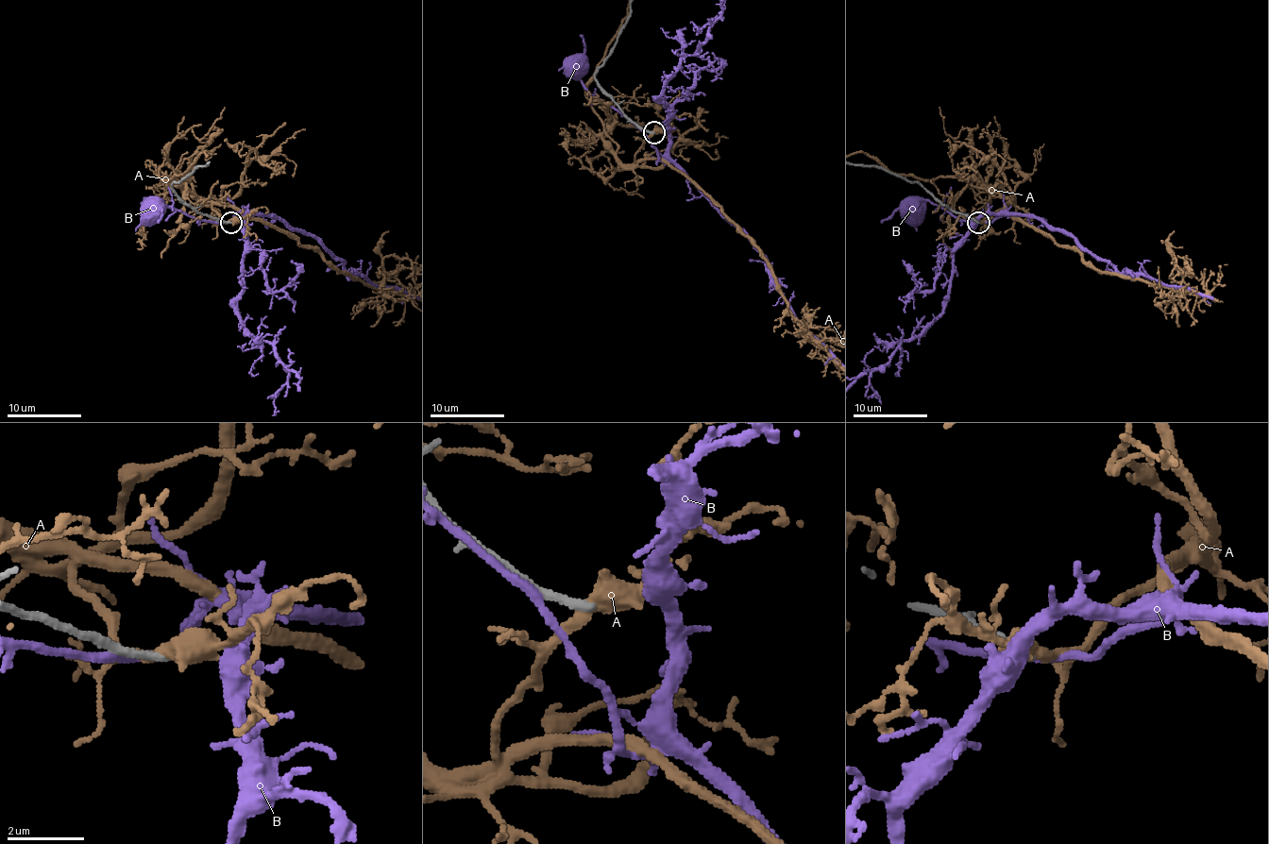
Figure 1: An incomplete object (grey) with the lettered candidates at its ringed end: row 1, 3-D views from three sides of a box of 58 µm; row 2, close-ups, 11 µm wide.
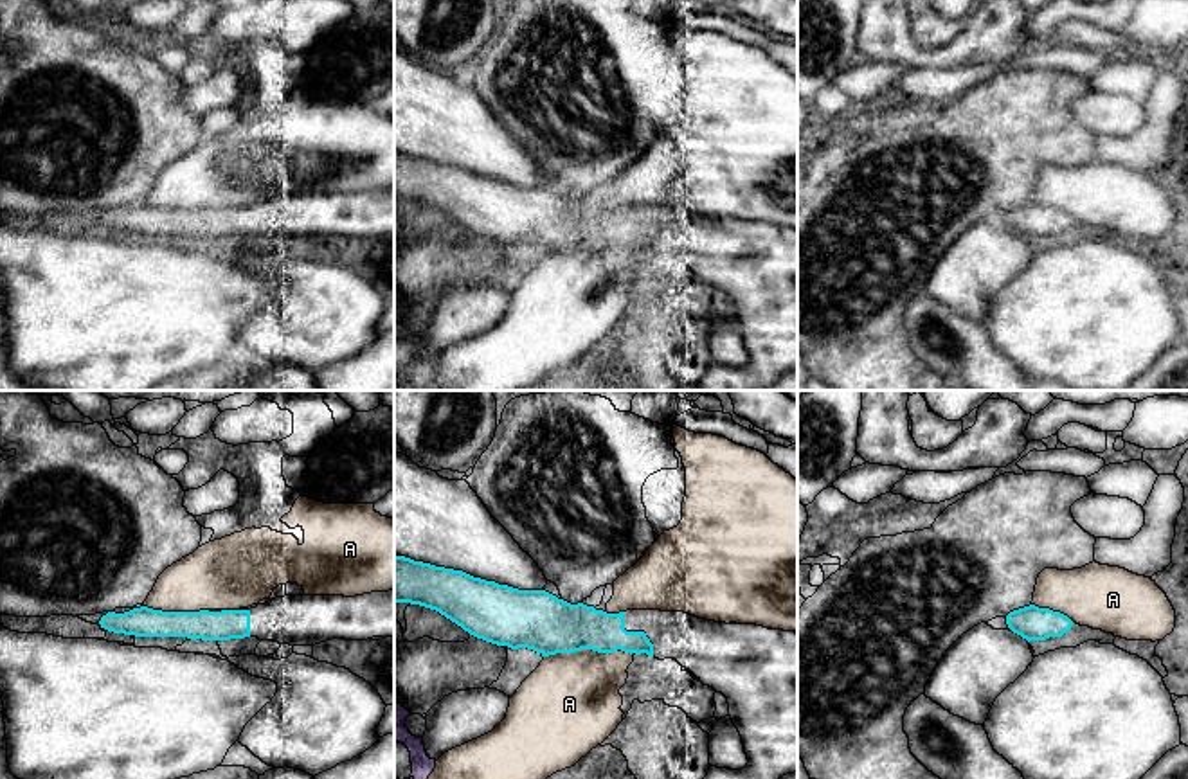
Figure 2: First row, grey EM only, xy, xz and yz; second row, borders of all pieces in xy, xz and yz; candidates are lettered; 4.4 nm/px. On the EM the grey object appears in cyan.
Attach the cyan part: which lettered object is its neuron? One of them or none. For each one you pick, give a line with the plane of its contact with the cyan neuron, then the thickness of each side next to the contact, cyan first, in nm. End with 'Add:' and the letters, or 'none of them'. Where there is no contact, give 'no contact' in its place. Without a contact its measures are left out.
Add: none of them

